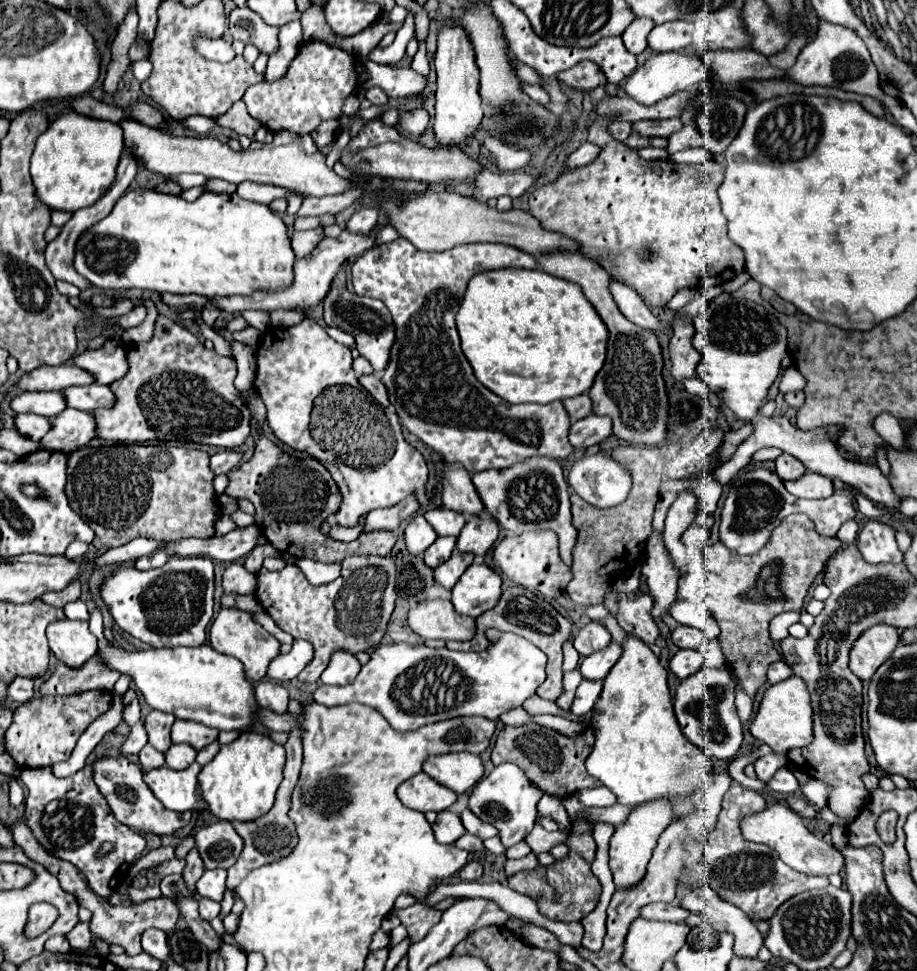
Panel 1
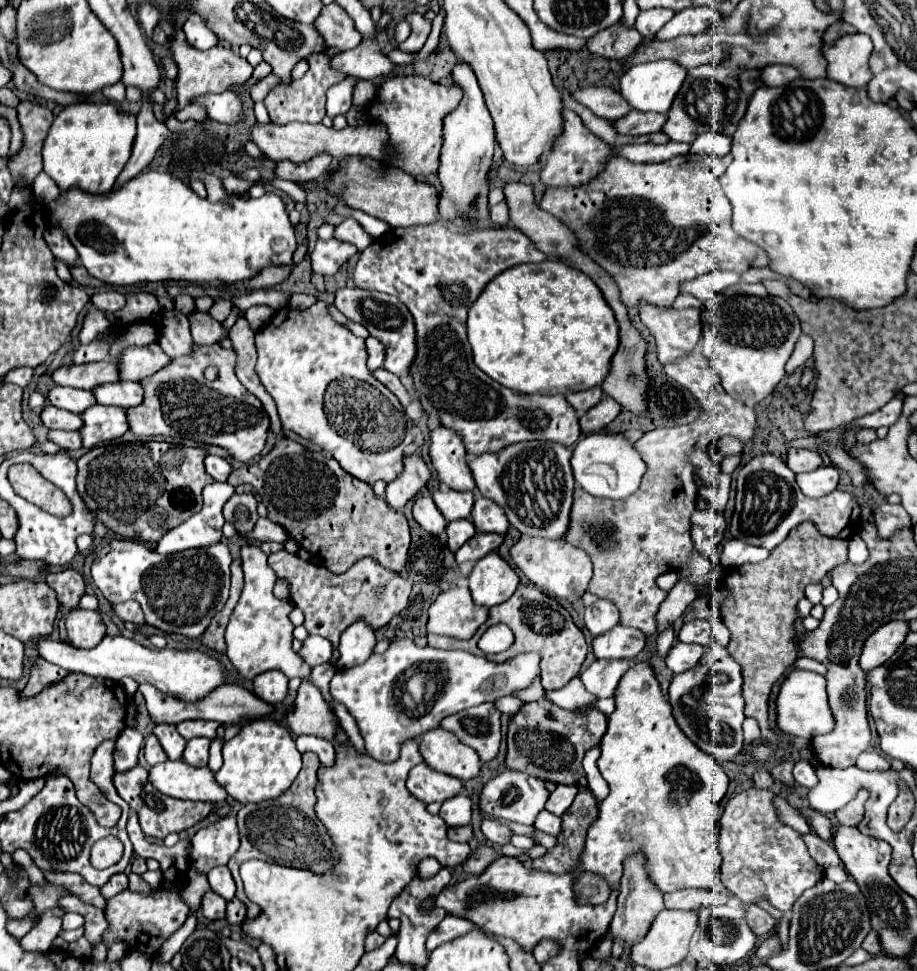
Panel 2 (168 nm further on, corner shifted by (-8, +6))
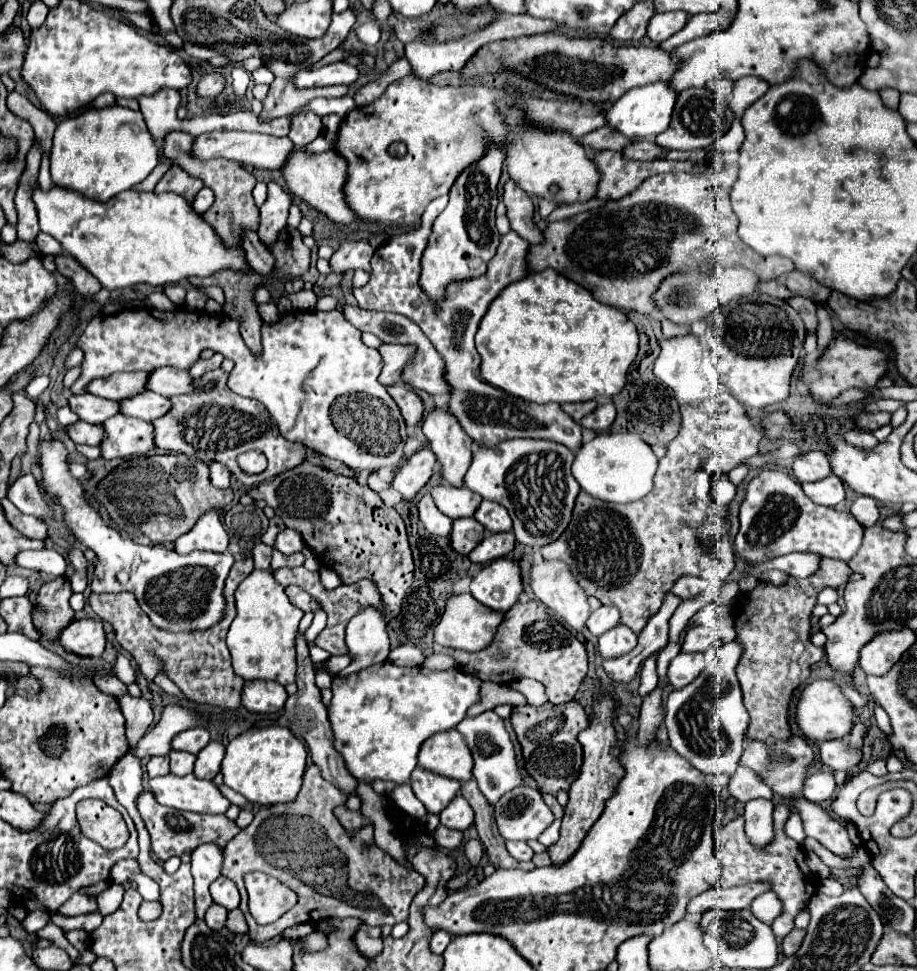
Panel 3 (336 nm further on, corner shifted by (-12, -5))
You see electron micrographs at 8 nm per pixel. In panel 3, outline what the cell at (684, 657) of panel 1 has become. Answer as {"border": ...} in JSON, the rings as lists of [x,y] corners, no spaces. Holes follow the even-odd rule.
{"border":[[[680,652],[668,666],[668,680],[674,688],[688,686],[698,674],[706,668],[704,654],[686,654]]]}

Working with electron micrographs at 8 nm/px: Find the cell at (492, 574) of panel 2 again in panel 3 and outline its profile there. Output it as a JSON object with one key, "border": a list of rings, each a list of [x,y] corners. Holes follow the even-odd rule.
{"border":[[[492,560],[472,578],[470,594],[496,612],[508,612],[522,592],[520,568],[508,560]]]}

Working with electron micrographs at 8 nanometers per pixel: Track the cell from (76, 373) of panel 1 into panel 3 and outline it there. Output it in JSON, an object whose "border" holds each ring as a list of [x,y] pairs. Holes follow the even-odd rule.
{"border":[[[116,372],[110,378],[92,380],[86,386],[86,392],[106,400],[124,400],[144,392],[146,380],[148,380],[148,372]]]}

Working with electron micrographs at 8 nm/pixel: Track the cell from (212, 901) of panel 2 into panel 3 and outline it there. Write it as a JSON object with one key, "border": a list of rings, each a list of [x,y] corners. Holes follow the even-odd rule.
{"border":[[[212,904],[208,910],[206,910],[206,924],[208,928],[220,932],[224,930],[226,926],[226,916],[228,916],[228,910],[224,906],[218,906],[218,904]]]}

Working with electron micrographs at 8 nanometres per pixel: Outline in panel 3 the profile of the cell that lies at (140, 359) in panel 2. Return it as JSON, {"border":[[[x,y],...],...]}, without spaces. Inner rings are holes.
{"border":[[[156,368],[150,372],[148,382],[146,382],[148,392],[156,392],[162,396],[174,396],[174,394],[184,394],[192,390],[192,378],[188,370],[178,370],[178,368]]]}

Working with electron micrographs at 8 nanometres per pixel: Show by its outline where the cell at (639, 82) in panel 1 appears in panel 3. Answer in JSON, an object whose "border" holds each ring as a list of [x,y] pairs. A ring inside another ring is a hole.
{"border":[[[652,82],[634,90],[628,90],[620,100],[614,102],[614,106],[606,112],[608,114],[608,126],[636,138],[648,138],[664,132],[664,128],[670,124],[670,116],[676,104],[676,90],[668,82]]]}

